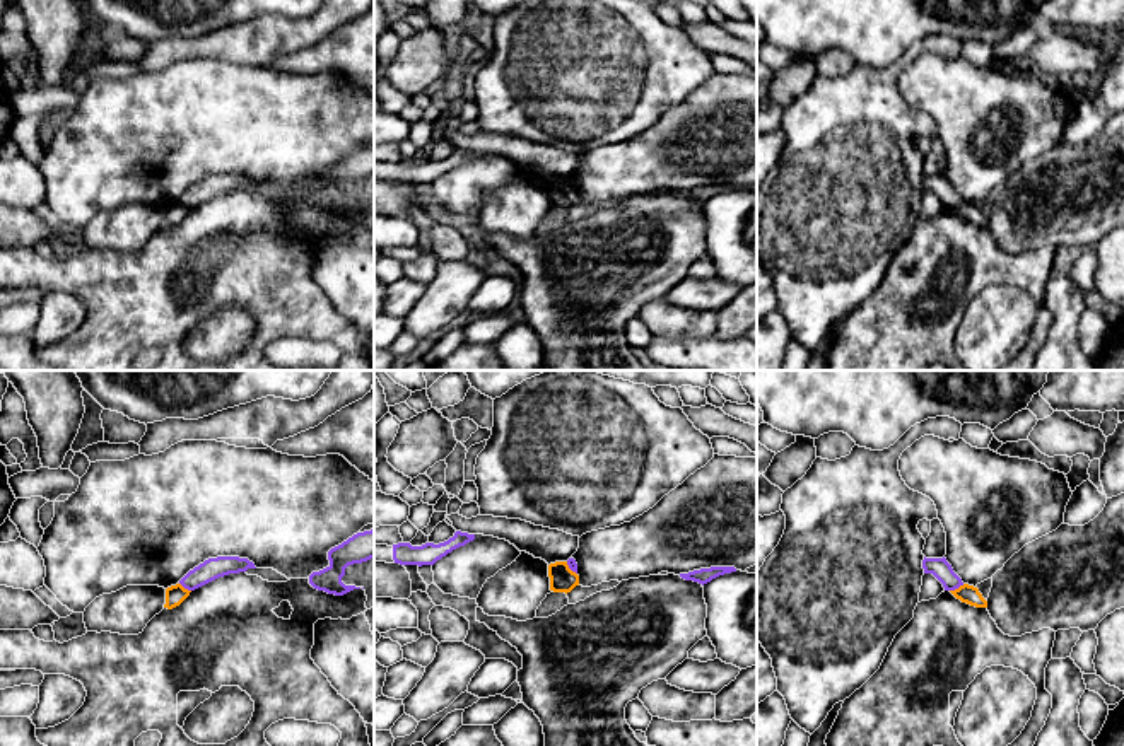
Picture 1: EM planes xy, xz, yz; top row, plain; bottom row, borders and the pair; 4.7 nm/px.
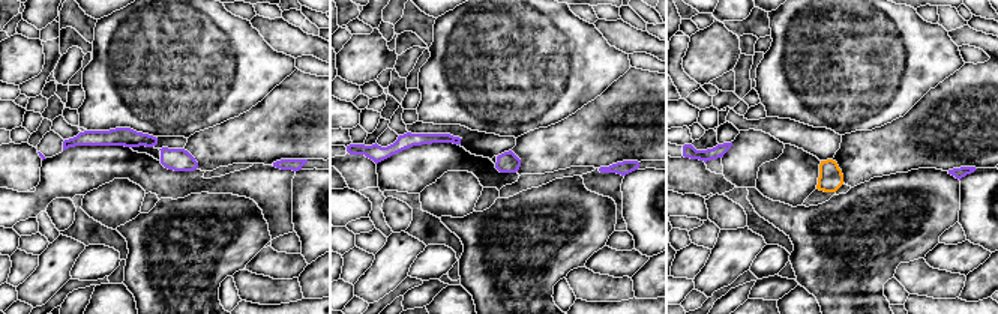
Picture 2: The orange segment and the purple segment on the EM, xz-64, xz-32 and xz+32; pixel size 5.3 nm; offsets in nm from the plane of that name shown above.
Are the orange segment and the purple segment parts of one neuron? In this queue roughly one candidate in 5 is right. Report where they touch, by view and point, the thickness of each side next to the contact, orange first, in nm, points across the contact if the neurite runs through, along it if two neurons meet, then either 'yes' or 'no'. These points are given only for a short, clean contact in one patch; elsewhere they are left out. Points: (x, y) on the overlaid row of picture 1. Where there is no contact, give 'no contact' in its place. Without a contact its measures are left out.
yz (959, 588) | 90/90 nm | no

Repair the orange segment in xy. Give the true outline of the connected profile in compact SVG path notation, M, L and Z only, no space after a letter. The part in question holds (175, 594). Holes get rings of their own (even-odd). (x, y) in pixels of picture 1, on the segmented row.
M181 584L171 586L166 589L166 604L164 608L173 609L179 606L191 591L184 589Z

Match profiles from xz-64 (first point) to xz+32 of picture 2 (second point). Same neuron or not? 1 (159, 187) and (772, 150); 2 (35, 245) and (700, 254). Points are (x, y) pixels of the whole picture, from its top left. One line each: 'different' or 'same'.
1: same
2: different

